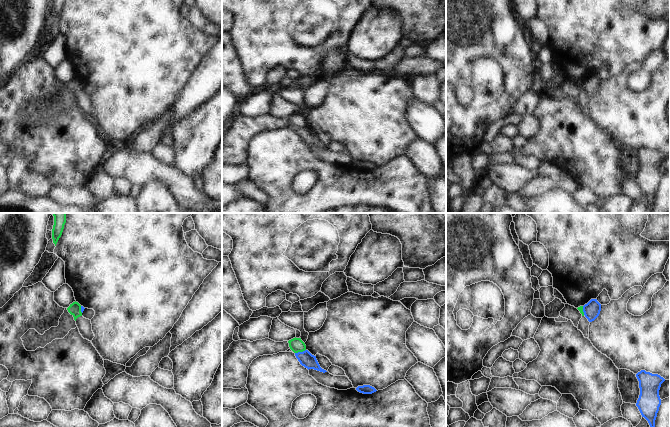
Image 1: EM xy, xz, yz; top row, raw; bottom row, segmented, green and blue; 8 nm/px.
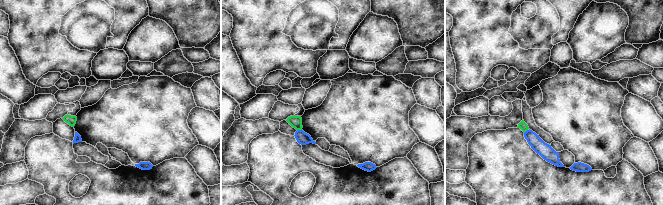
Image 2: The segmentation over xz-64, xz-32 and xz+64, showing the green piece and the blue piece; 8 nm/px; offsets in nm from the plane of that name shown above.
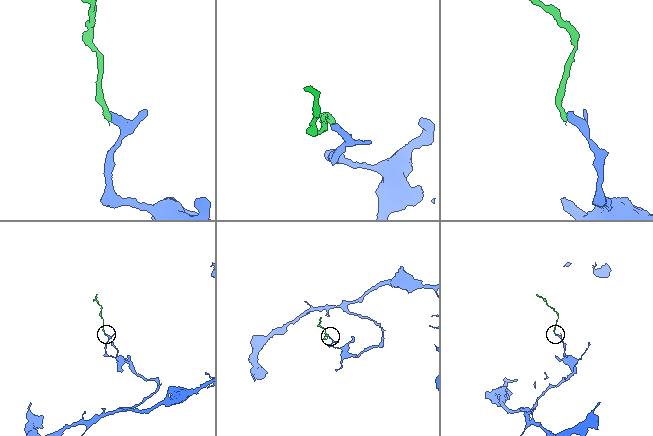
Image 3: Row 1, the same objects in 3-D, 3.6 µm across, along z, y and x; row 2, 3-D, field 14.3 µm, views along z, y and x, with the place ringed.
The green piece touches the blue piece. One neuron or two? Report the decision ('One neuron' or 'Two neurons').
Two neurons.

